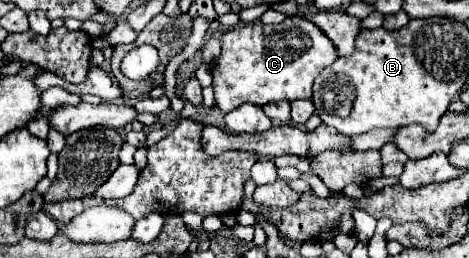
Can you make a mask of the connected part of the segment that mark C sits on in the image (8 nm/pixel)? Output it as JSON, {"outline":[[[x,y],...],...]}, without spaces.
{"outline":[[[286,17],[278,25],[248,23],[226,31],[220,43],[222,55],[212,63],[212,85],[222,113],[234,111],[242,103],[262,107],[280,99],[310,99],[316,75],[338,59],[334,43],[304,17]]]}

